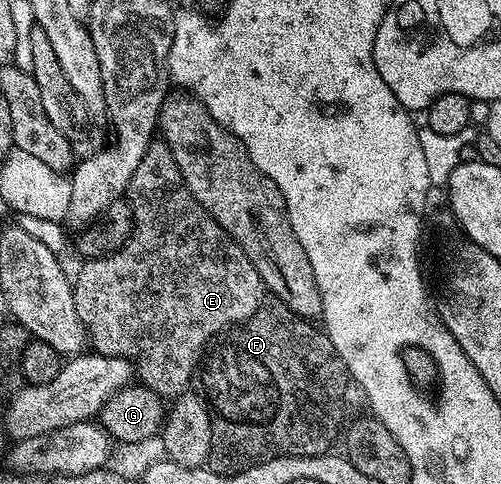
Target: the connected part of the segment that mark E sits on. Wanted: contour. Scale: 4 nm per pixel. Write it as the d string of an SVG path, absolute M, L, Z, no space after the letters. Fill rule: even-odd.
M154 140L147 148L147 152L143 152L143 160L139 160L139 168L135 168L135 176L131 176L129 181L127 201L129 209L133 212L133 227L129 232L129 237L120 248L110 254L104 254L102 258L82 261L81 271L78 272L77 278L75 274L72 279L75 312L79 312L79 320L87 328L88 341L96 353L102 354L104 358L128 358L136 366L138 377L144 385L151 384L158 388L158 392L175 391L177 387L185 383L186 375L197 356L198 347L203 341L214 331L225 326L230 319L237 322L238 319L249 315L254 306L258 305L257 297L264 296L264 285L257 283L260 276L255 272L255 264L251 264L251 260L247 260L243 248L234 246L233 242L230 242L230 234L205 211L203 204L199 204L199 200L195 200L195 196L191 196L191 192L179 172L179 164L175 164L175 156L171 156L171 148L165 141Z

